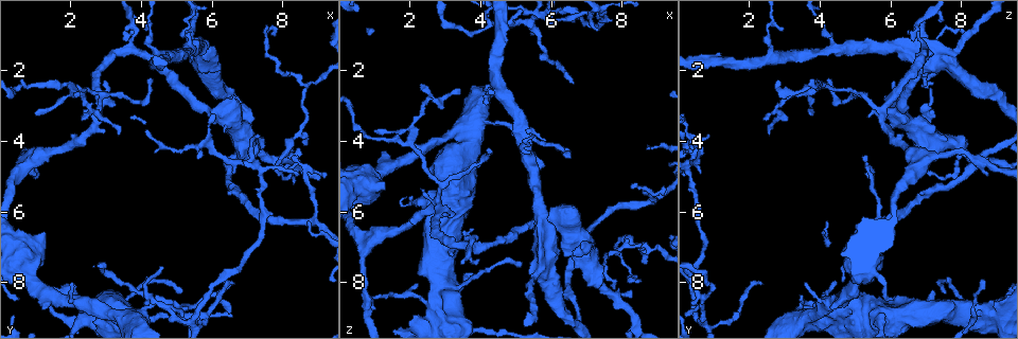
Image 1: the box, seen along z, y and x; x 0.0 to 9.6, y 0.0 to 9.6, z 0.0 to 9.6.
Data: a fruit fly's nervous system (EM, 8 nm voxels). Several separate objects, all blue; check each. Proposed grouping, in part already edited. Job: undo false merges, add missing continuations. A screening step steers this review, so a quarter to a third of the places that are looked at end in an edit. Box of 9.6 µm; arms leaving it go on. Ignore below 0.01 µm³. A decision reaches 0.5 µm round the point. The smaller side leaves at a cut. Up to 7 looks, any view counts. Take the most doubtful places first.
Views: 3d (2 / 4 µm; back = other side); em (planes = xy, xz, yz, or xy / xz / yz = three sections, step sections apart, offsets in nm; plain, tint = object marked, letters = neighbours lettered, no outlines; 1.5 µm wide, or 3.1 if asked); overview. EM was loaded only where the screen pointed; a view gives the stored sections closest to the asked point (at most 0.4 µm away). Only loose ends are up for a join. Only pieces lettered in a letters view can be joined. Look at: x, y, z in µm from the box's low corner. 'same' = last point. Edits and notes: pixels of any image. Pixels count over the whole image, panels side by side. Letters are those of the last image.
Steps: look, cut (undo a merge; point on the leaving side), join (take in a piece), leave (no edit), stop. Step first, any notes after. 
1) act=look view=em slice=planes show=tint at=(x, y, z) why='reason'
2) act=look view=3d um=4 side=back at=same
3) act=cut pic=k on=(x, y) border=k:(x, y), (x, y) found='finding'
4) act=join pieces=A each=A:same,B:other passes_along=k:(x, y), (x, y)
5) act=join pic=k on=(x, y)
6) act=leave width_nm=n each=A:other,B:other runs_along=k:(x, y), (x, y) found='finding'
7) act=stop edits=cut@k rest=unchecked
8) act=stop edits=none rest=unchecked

act=look view=3d um=4 at=(4.15, 0.90, 2.95)

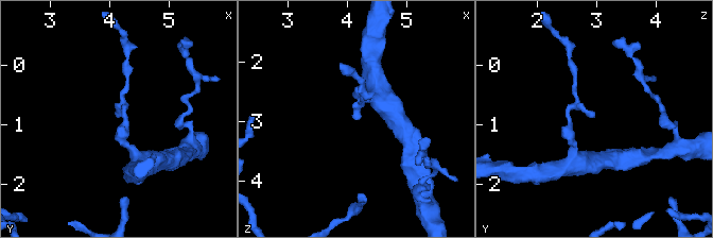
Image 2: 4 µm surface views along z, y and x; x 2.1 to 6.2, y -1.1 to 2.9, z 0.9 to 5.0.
act=look view=em slice=planes show=letters at=(4.15, 0.90, 2.95) why='shape alone is not enough'

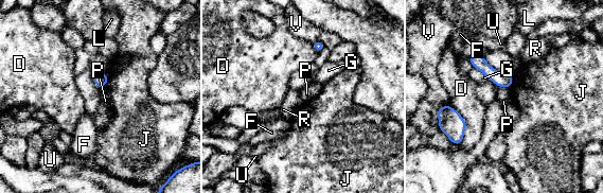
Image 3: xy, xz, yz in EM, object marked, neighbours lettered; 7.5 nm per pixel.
act=leave width_nm=100 each=D:other,F:other,G:other,J:other,L:other,P:other,R:other,U:other,V:other runs_along=3:(472, 58), (508, 85) found='none of them fits'

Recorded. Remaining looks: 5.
act=look view=em slice=xz step=8 show=letters at=(4.00, 8.85, 3.45) why='small branch off a trunk'

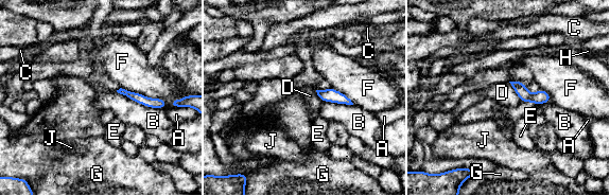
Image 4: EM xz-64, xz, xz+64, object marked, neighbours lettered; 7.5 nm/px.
act=leave width_nm=70 each=A:other,B:other,C:other,D:other,E:other,F:other,G:other,H:other,J:other border=4:(508, 82), (522, 102) found='continuous, no second neuron'

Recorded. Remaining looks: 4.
act=look view=em slice=planes show=plain at=(6.45, 7.90, 4.40)

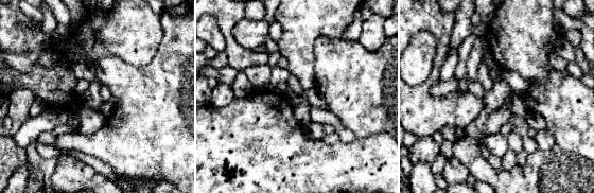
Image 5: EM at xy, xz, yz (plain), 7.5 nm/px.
act=look view=em slice=planes show=tint at=same why='with the object marked'

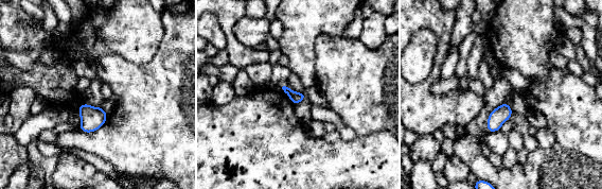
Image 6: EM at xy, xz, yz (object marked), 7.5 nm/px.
act=look view=em slice=planes show=letters at=same

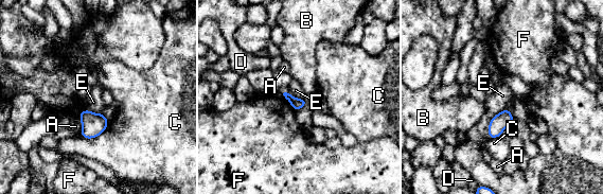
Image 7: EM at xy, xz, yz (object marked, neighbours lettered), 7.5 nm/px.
act=leave longest_contact=E:280nm each=A:other,B:other,C:other,D:other,E:other,F:other border=7:(506, 107), (491, 119), (488, 138) found='no lettered piece goes on from it'

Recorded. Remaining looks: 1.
act=stop edits=none rest=unchecked

